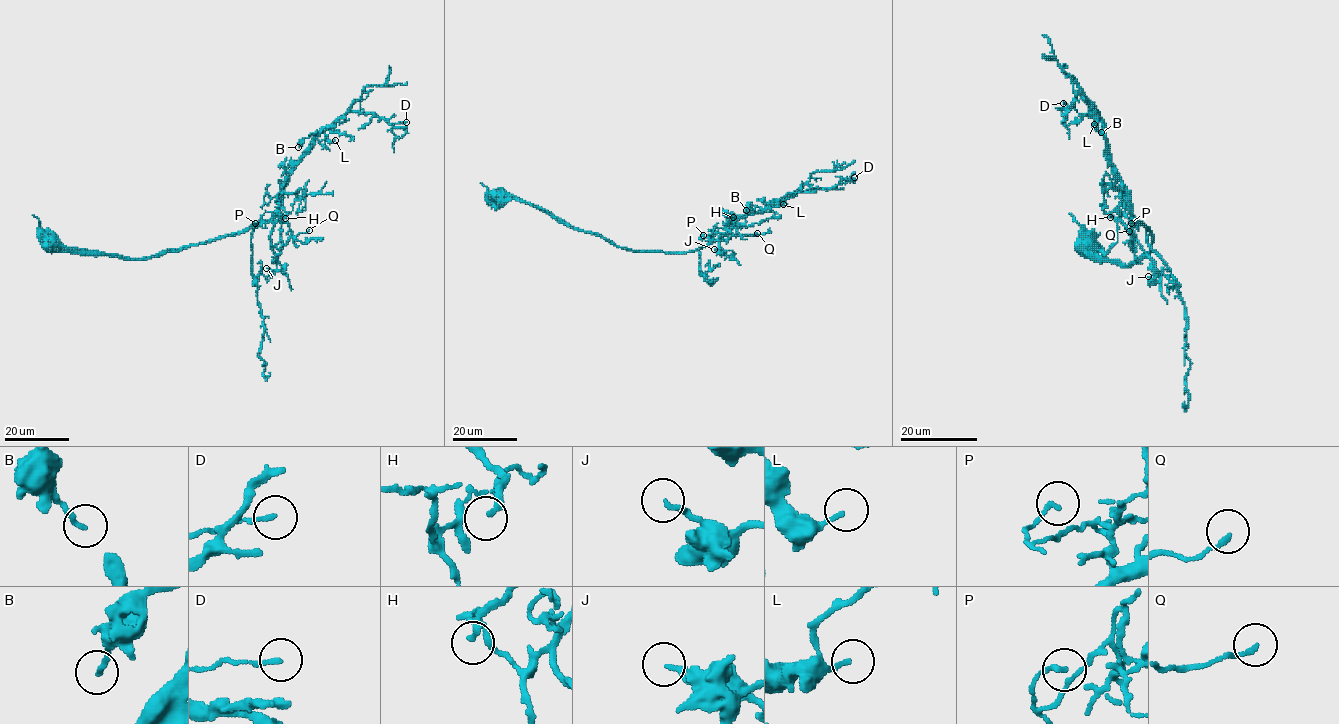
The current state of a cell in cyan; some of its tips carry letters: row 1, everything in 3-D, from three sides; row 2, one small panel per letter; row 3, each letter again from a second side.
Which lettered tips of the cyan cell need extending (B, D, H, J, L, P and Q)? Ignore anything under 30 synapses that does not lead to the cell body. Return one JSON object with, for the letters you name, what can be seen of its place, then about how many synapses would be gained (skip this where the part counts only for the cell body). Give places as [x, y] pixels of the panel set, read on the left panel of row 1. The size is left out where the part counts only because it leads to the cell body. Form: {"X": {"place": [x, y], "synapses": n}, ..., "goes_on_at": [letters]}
{"goes_on_at": []}

